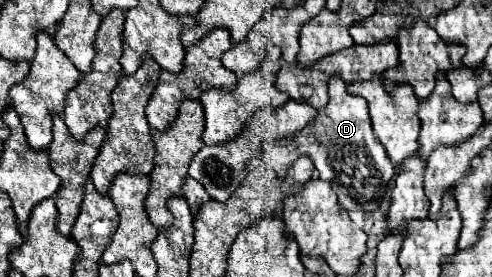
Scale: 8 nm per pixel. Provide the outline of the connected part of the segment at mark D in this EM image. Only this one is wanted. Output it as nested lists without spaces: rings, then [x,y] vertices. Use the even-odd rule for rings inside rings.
[[[340,78],[328,82],[328,94],[328,106],[318,110],[316,120],[310,122],[300,134],[296,134],[290,140],[266,142],[264,160],[268,166],[276,170],[278,178],[286,178],[290,164],[300,156],[308,156],[320,172],[320,178],[336,184],[340,204],[352,200],[350,206],[346,206],[348,212],[374,212],[380,208],[388,182],[394,176],[394,164],[390,162],[384,146],[372,132],[366,100],[350,96],[346,84]]]

